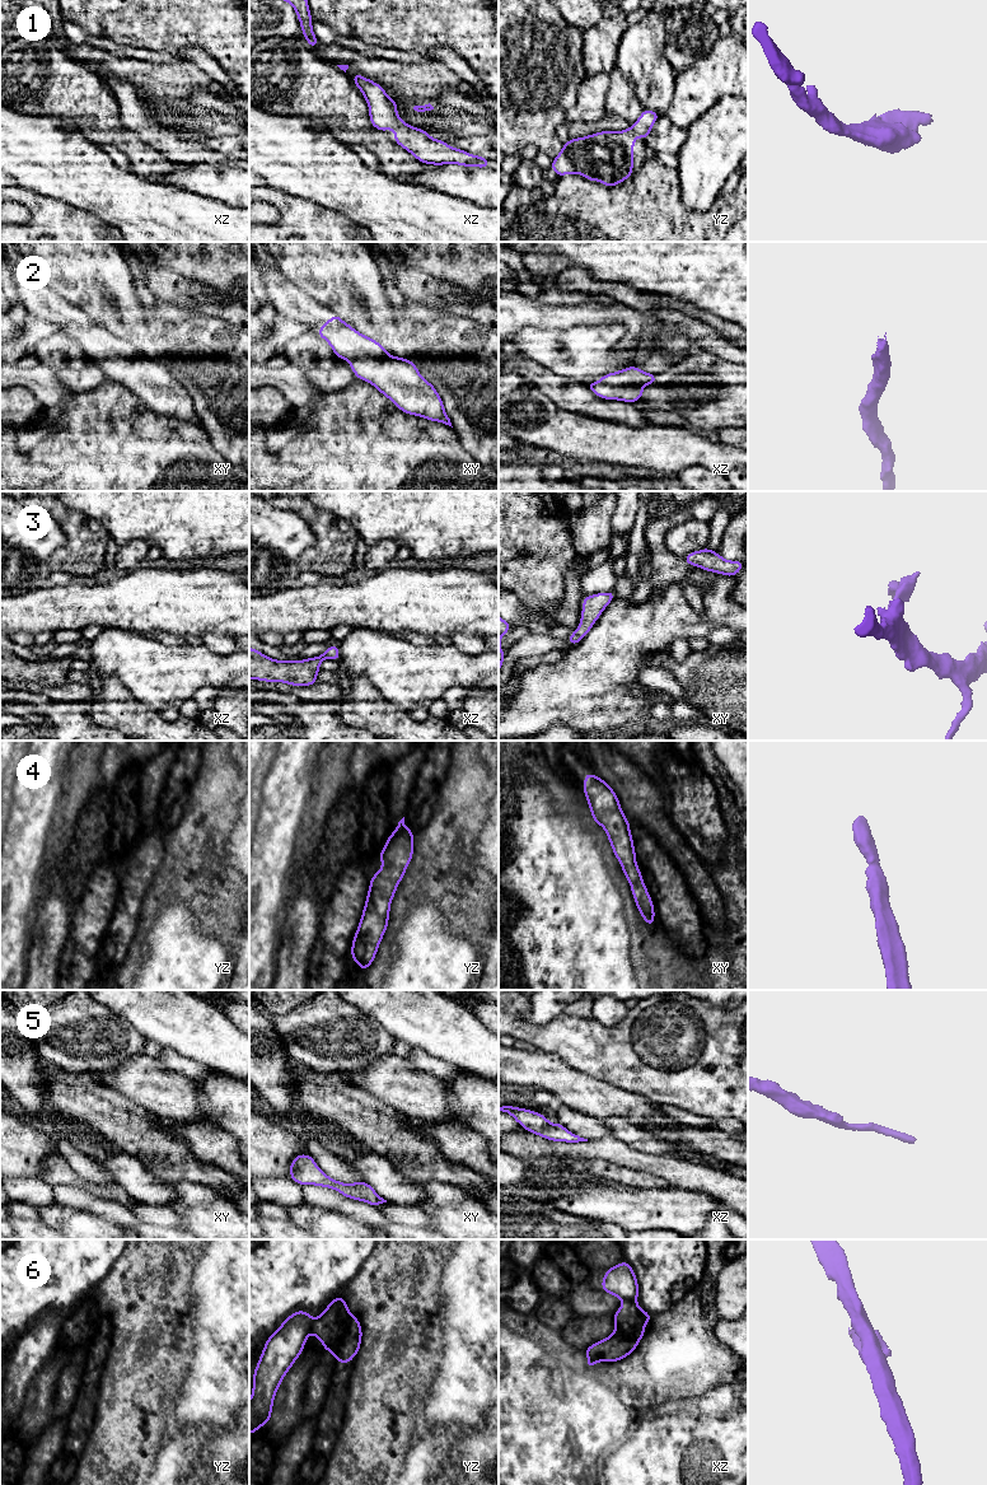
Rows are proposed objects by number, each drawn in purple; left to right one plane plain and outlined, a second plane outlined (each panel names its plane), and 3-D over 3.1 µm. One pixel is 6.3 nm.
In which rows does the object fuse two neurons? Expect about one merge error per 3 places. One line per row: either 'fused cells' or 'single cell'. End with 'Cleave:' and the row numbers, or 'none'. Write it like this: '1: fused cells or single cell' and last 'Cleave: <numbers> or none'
1: single cell
2: single cell
3: single cell
4: single cell
5: single cell
6: fused cells
Cleave: 6

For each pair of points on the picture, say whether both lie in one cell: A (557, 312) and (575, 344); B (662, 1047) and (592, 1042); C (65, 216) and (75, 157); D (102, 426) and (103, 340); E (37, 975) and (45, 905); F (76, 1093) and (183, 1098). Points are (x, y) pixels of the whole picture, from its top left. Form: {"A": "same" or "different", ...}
{"A": "different", "B": "same", "C": "different", "D": "different", "E": "same", "F": "different"}

